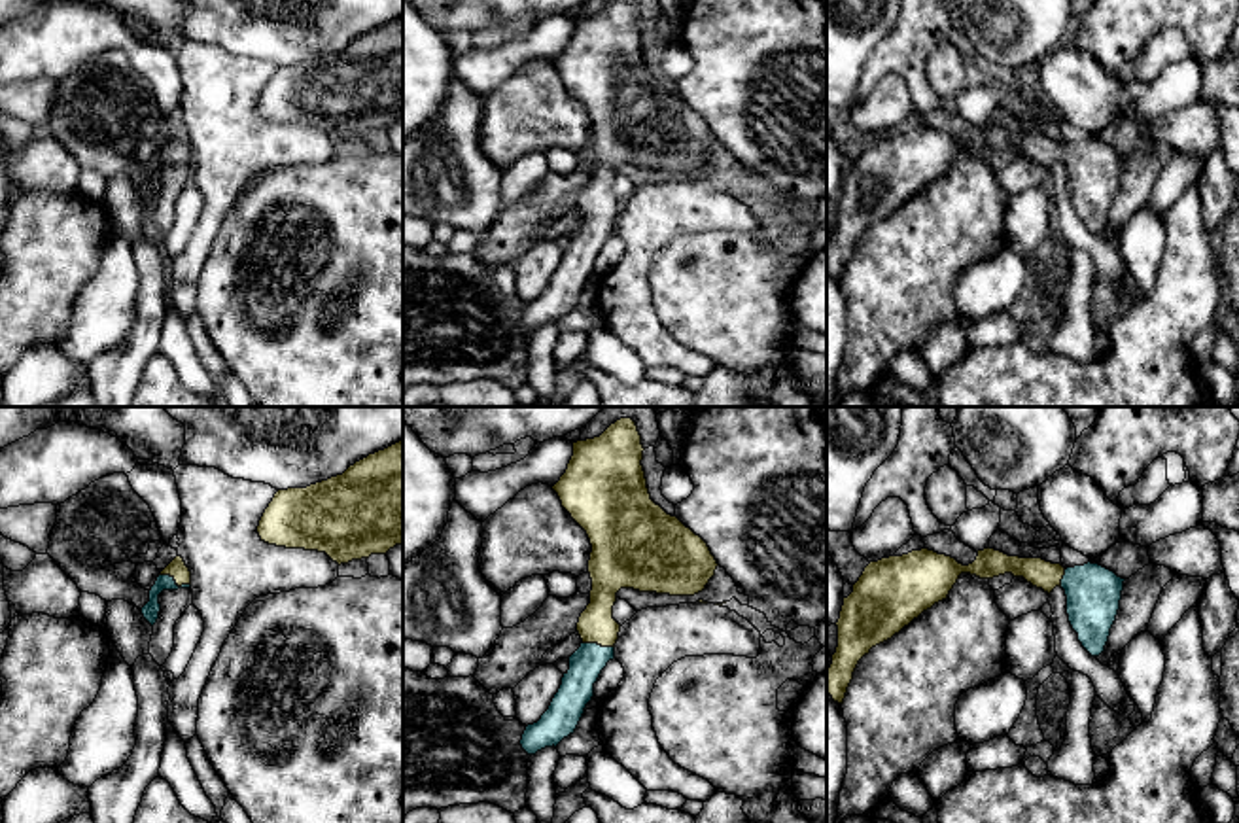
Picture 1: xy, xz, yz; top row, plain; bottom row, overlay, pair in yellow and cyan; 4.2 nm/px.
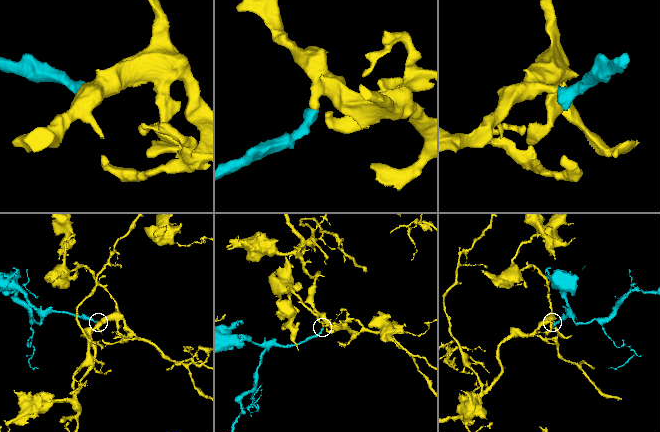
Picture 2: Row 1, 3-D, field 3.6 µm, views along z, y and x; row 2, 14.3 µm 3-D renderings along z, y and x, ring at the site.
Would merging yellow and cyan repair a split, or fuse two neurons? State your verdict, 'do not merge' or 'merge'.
merge

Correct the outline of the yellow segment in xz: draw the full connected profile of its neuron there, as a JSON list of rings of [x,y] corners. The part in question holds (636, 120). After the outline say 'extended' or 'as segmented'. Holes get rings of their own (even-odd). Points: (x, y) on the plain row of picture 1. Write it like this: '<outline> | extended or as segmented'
[[[611,0],[600,13],[573,19],[567,45],[552,62],[562,83],[590,115],[588,149],[592,166],[590,180],[577,199],[583,219],[569,233],[569,246],[564,250],[549,286],[522,310],[520,322],[528,331],[556,324],[575,308],[586,280],[594,272],[594,259],[607,238],[615,235],[620,201],[613,195],[613,182],[620,165],[694,172],[706,165],[719,142],[700,112],[651,76],[641,42],[643,26],[636,0]]] | extended

